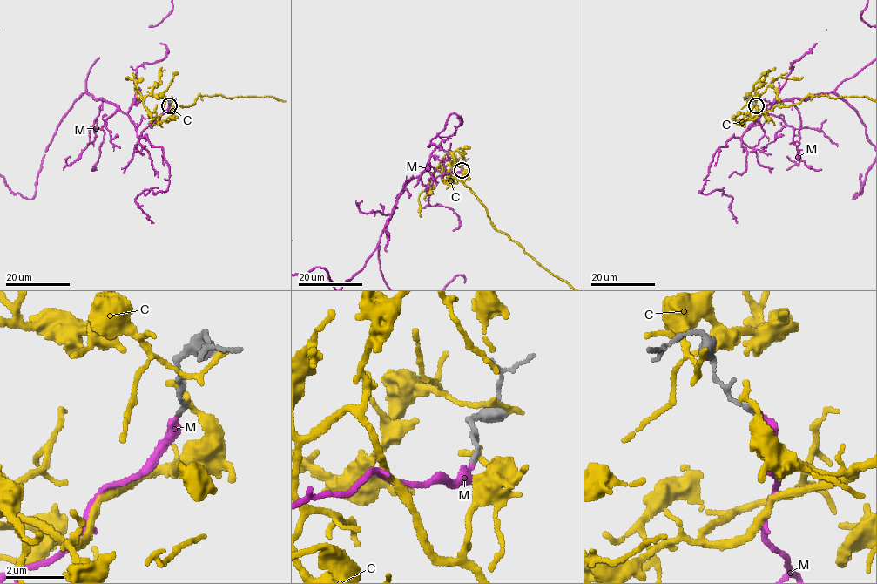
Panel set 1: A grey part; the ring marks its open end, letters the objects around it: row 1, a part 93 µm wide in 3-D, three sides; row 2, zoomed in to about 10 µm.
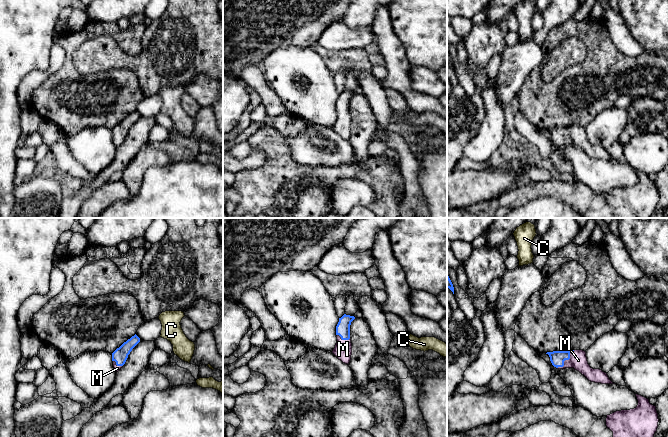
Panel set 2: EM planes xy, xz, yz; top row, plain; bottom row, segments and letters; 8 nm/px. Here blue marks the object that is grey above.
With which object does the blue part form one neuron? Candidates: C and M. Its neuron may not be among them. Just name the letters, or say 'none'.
M

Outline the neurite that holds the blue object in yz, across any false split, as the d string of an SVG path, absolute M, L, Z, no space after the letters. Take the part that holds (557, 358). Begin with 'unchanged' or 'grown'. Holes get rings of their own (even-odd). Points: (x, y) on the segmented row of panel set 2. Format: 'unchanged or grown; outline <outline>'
grown; outline M583 350L553 351L546 354L549 355L552 365L557 369L574 368L591 382L615 384L609 379L607 373L590 367L586 352Z

